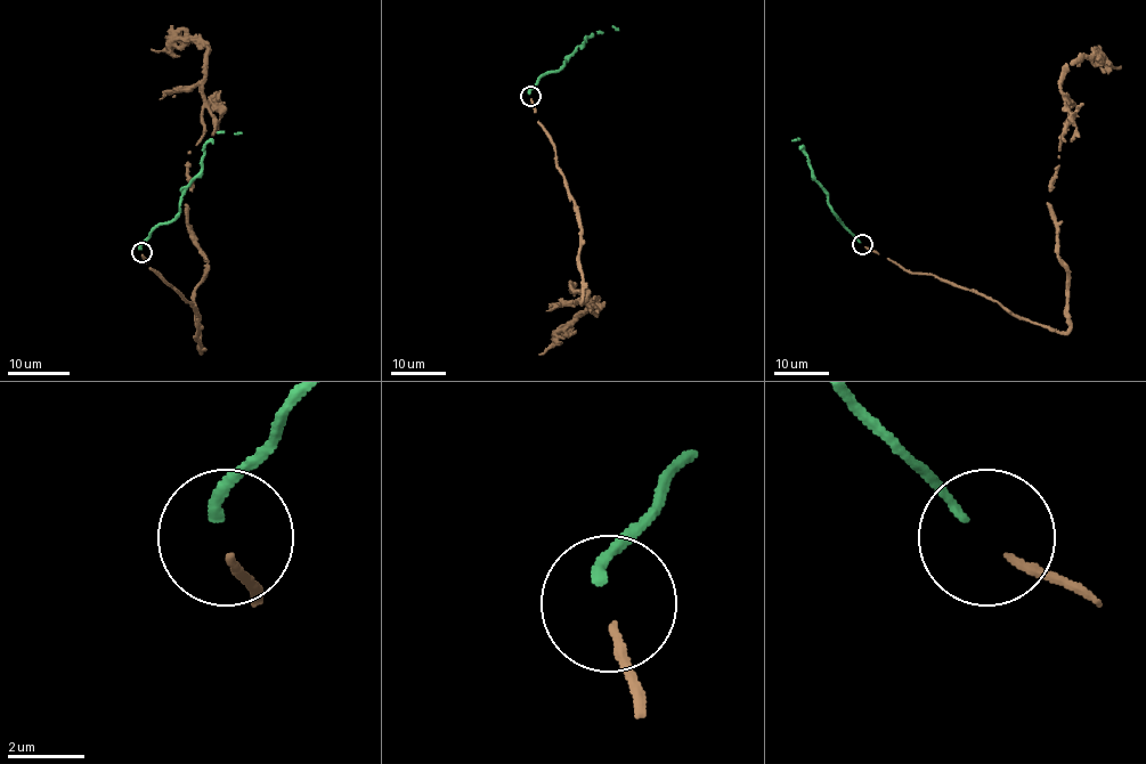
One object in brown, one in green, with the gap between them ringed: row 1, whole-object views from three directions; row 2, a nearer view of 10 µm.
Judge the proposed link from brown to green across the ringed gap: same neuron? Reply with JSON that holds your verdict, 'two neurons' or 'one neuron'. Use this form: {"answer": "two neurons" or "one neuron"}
{"answer": "one neuron"}

